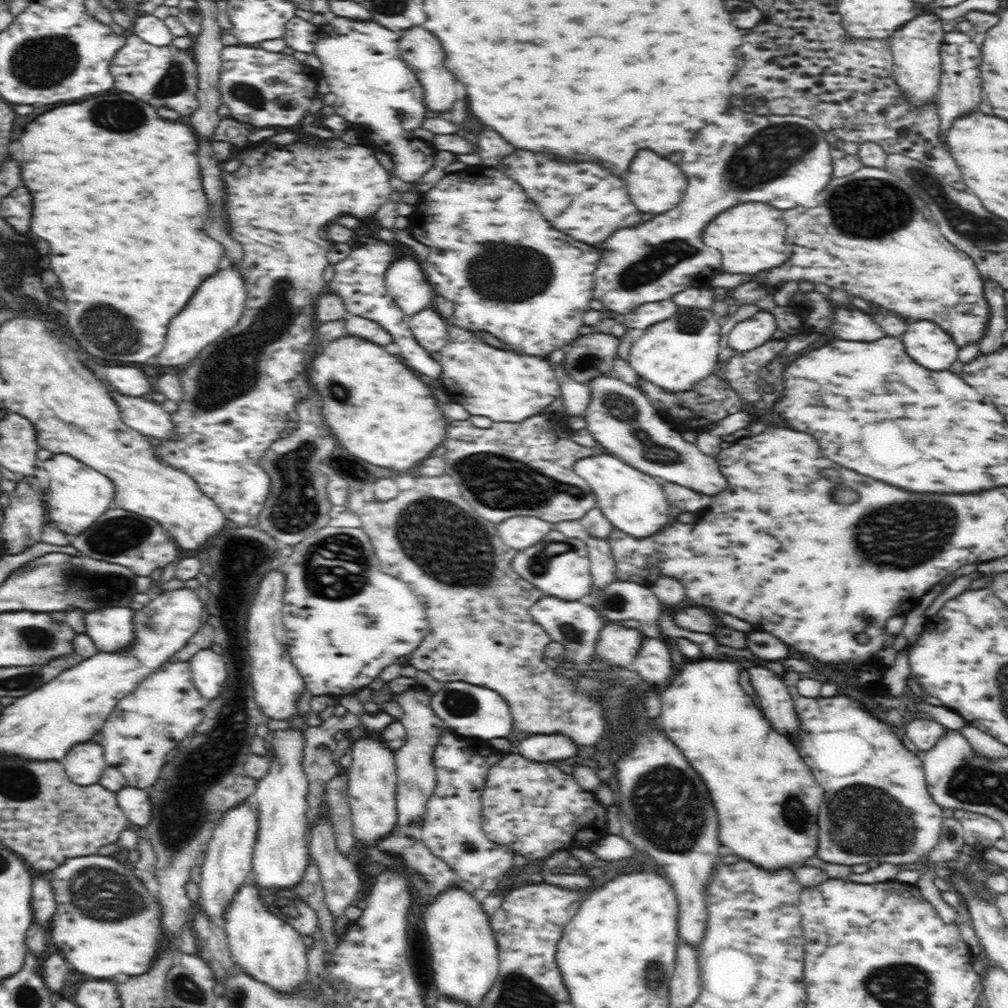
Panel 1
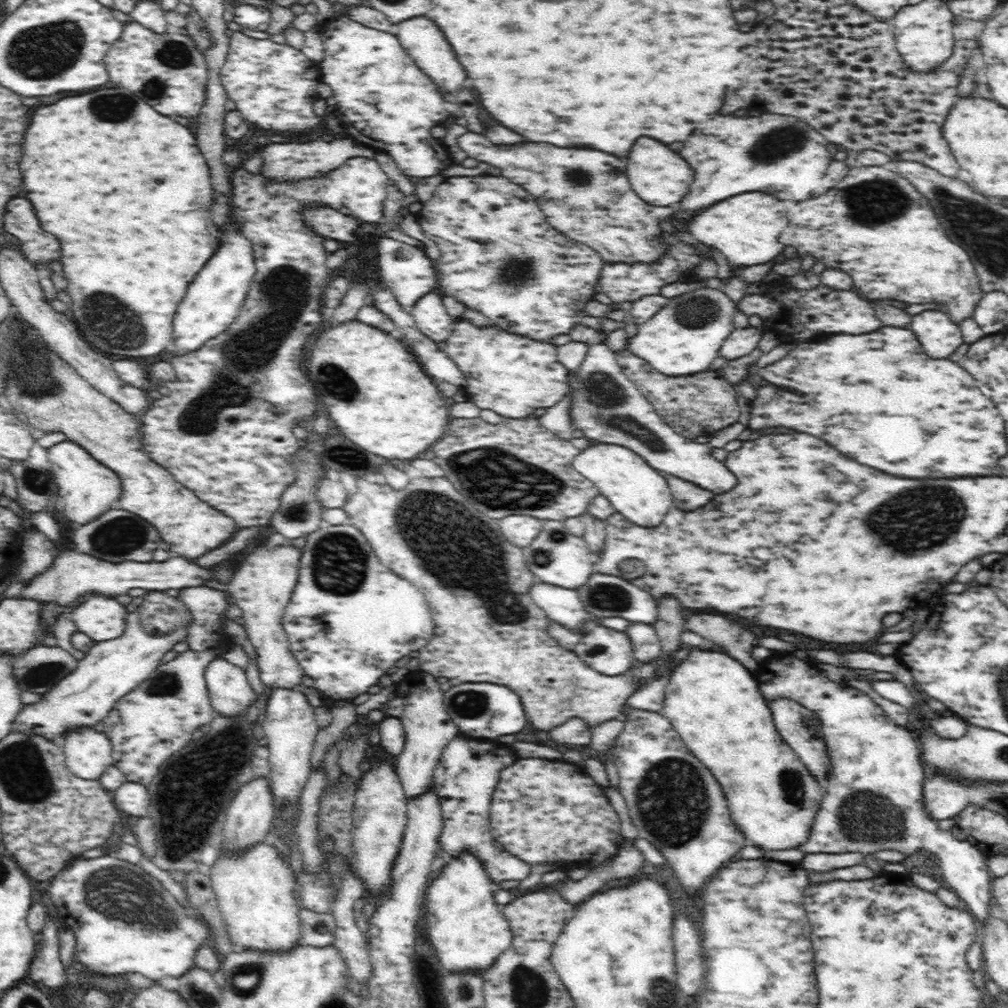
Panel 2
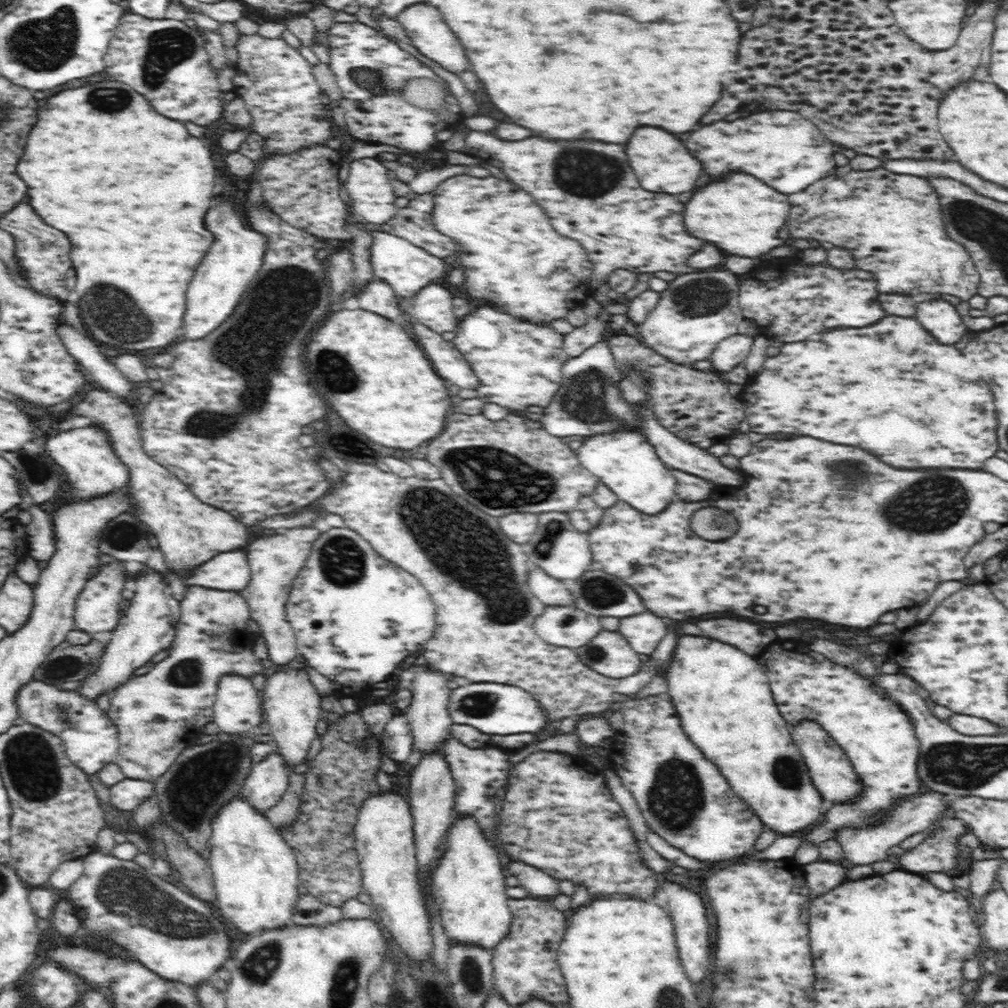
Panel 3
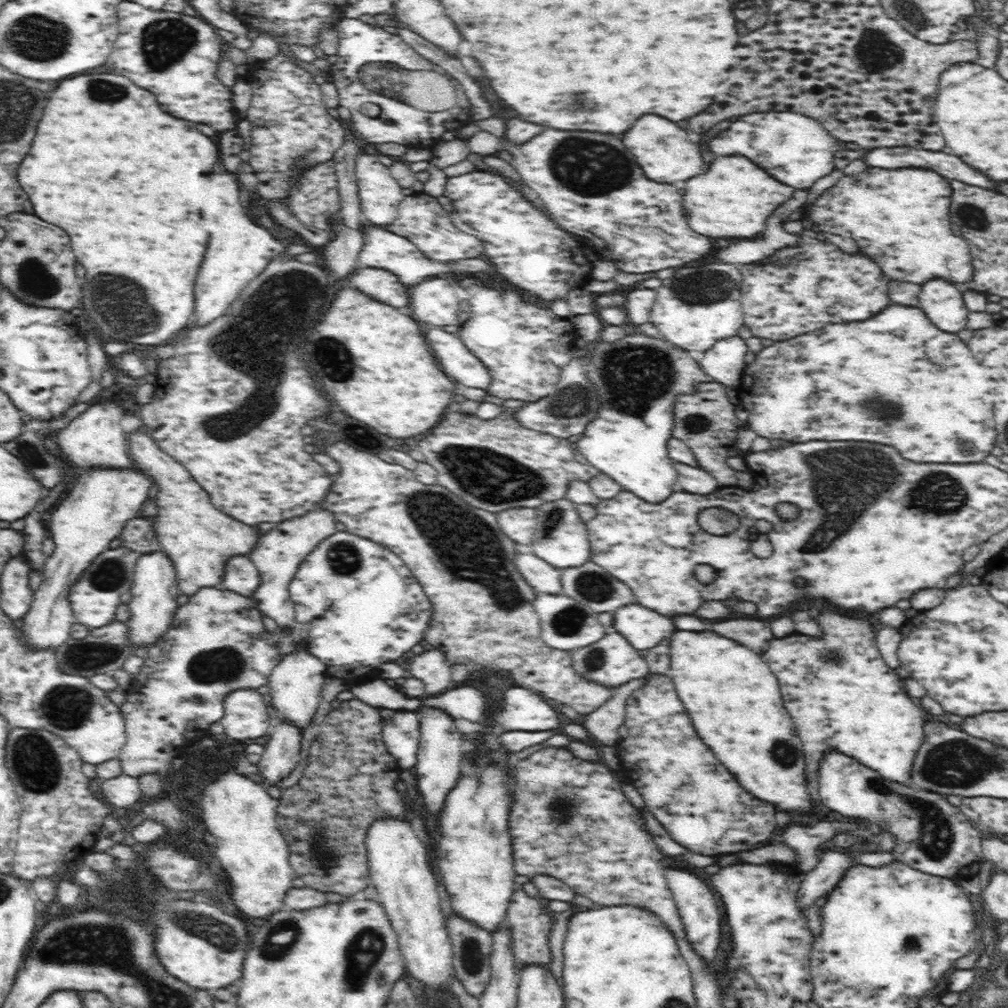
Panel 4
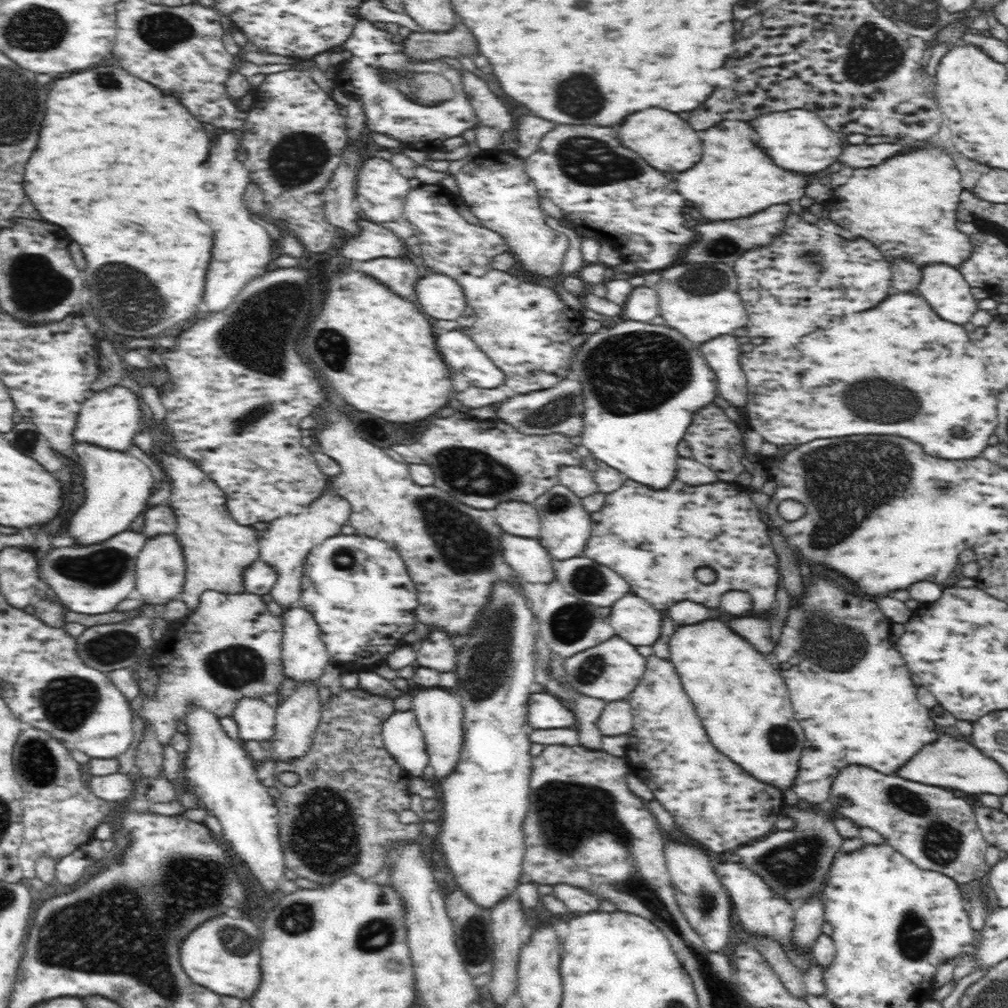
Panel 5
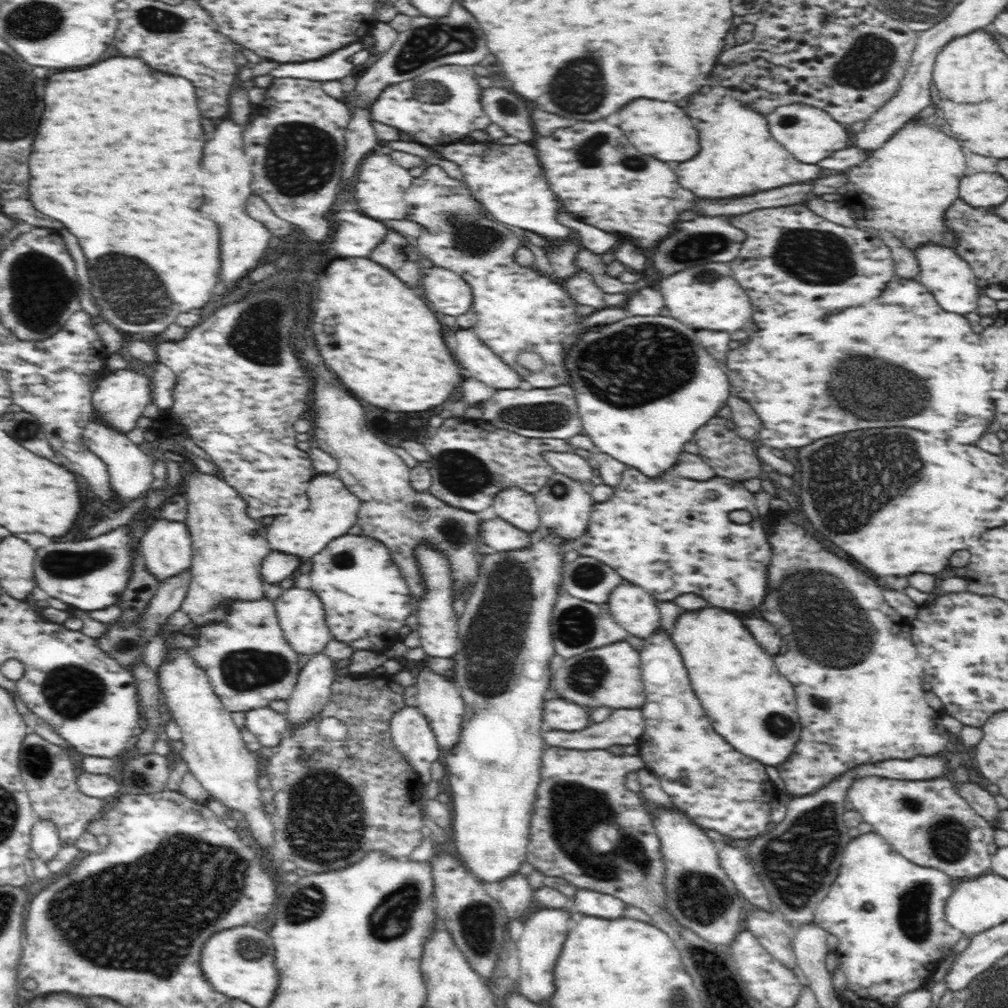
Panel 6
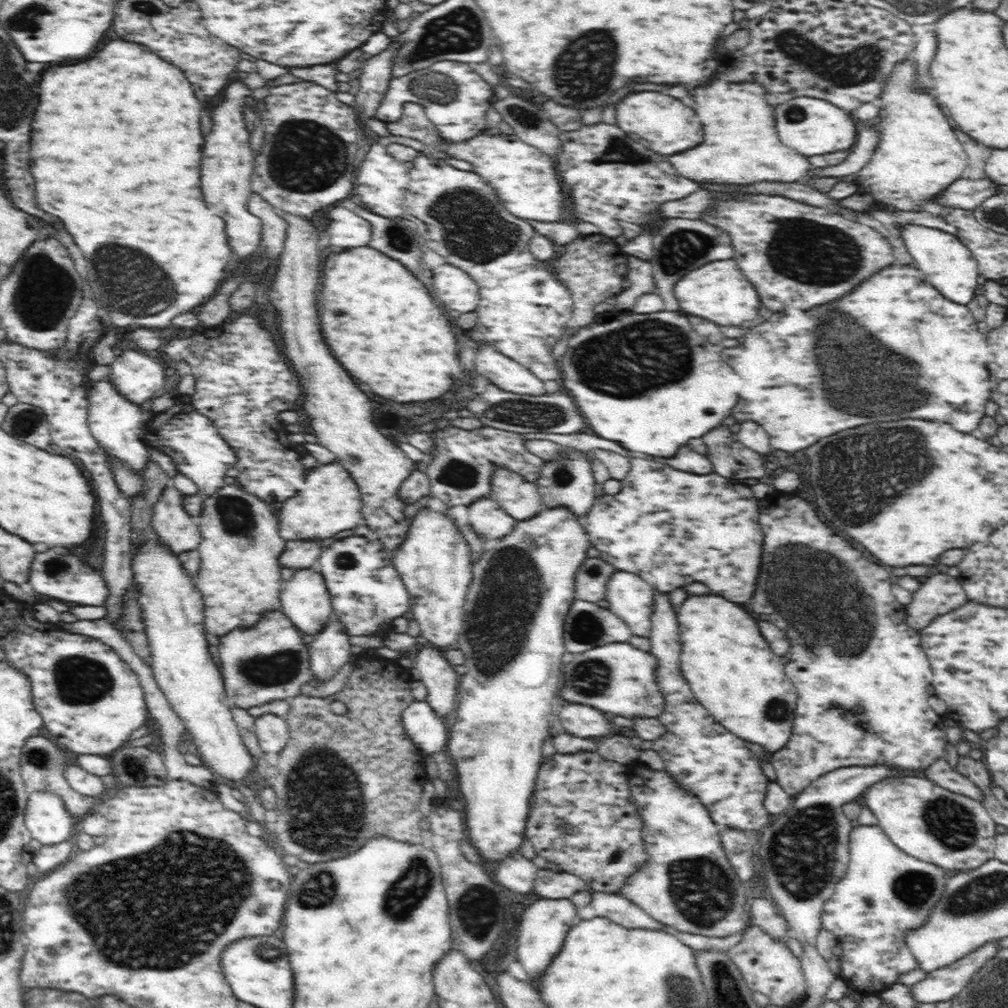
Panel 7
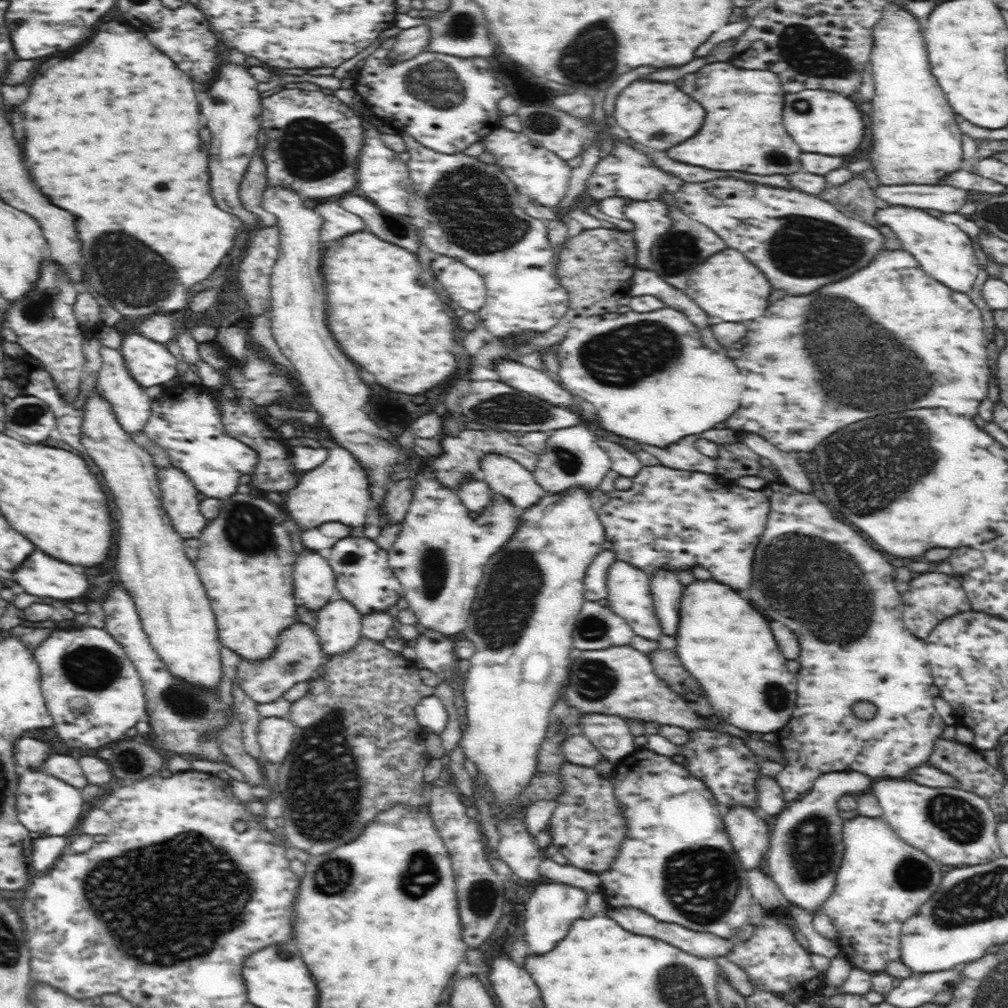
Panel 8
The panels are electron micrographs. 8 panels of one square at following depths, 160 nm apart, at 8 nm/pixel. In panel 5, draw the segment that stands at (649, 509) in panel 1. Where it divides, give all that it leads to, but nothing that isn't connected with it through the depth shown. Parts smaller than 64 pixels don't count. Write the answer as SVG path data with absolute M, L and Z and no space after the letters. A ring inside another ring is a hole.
M618 319L618 323L613 327L603 326L596 334L590 334L588 340L578 348L578 354L574 354L574 366L572 366L572 372L574 372L574 374L572 374L572 372L568 374L568 378L578 380L578 382L582 382L582 386L586 386L586 390L584 390L584 394L586 394L585 409L582 413L583 431L580 434L582 437L581 445L588 448L596 459L610 466L615 472L626 476L627 479L646 485L646 488L656 488L656 490L668 488L670 482L672 482L674 476L676 476L674 470L678 470L677 460L679 457L676 446L678 446L678 442L684 439L686 428L688 428L692 420L692 414L698 412L700 408L708 406L708 404L713 402L714 398L716 398L716 394L719 394L715 375L709 368L708 361L704 359L704 355L702 355L702 351L700 351L699 347L696 344L691 344L680 332L674 329L666 330L666 328L667 326L644 324L643 322L628 319ZM596 342L606 342L606 344L600 344L600 346L606 346L606 348L600 350L600 354L594 352Z

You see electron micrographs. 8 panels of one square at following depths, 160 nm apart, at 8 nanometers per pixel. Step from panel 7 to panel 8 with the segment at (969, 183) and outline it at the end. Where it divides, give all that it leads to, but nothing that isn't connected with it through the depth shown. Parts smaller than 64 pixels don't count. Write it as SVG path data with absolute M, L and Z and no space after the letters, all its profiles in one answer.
M871 185L869 189L875 196L889 205L902 205L905 207L914 207L924 210L940 210L940 212L958 212L961 206L968 200L973 199L968 191L962 188L954 188L953 186L936 185L892 185L892 186L876 186Z

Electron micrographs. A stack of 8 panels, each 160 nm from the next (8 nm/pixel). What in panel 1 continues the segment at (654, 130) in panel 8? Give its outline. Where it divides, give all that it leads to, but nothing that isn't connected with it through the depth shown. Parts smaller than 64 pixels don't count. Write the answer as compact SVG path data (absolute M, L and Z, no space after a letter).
M642 150L638 158L634 158L634 166L626 172L626 186L632 202L640 212L652 212L652 216L668 213L681 201L686 190L686 178L682 178L682 170L666 158L658 158L658 154L650 154L650 150Z

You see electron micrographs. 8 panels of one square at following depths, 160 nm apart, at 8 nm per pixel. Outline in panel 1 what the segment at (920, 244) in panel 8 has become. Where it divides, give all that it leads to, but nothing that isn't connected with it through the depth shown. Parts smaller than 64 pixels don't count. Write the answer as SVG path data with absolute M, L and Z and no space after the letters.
M914 322L902 336L906 352L928 370L948 370L958 358L958 349L950 335L932 322Z

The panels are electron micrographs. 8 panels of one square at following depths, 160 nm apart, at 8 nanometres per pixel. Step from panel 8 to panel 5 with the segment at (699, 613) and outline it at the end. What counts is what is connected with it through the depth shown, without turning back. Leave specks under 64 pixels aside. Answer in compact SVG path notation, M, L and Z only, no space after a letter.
M722 620L678 626L669 640L670 662L712 744L768 786L792 788L804 748L804 730L796 724L784 680L774 674L764 654L736 636Z

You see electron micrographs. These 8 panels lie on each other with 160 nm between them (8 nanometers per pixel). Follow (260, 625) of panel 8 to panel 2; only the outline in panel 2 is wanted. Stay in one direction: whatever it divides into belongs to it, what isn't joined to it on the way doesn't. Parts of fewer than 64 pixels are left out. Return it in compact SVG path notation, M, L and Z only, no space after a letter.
M54 351L46 354L52 382L56 384L42 396L22 396L14 380L8 380L6 396L24 414L26 424L44 432L62 432L71 444L86 449L99 464L114 471L122 485L121 509L144 518L154 525L162 540L169 544L166 550L175 556L195 560L220 548L237 531L235 521L204 502L193 490L178 482L173 474L154 462L145 453L141 438L140 419L126 412L124 407L92 388L73 368Z

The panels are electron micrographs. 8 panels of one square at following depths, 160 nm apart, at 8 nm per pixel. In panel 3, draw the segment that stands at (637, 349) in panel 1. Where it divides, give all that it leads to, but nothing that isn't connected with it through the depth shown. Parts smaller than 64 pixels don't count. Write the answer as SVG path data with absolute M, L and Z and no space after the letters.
M722 267L698 271L696 273L682 274L668 282L668 288L661 292L660 300L654 310L646 317L646 320L637 325L641 334L640 342L666 357L678 365L686 365L698 360L709 360L717 344L738 332L738 324L743 320L742 309L739 309L739 289L736 284L735 274Z

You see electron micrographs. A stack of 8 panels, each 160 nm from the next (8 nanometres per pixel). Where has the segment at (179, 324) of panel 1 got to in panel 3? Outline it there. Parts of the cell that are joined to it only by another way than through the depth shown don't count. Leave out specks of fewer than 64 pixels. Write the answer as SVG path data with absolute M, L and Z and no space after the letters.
M219 194L216 202L218 204L214 206L214 210L210 210L210 214L204 214L204 228L216 236L214 246L210 246L210 254L206 254L206 258L200 262L186 292L187 304L182 321L186 338L192 340L204 338L230 316L249 284L258 275L266 250L266 238L246 228L242 214L231 197Z

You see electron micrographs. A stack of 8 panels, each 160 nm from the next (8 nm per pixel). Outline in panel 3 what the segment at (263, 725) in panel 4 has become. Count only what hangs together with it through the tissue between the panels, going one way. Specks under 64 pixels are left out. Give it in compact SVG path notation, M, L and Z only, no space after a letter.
M220 675L215 690L213 722L228 734L250 733L263 720L261 697L245 675Z

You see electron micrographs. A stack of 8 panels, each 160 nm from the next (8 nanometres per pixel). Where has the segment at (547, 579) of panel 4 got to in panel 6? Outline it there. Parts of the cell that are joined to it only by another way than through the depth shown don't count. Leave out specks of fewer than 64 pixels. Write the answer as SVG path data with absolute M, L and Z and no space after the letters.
M484 518L482 535L488 546L501 553L526 549L532 545L529 533L516 528L502 518Z

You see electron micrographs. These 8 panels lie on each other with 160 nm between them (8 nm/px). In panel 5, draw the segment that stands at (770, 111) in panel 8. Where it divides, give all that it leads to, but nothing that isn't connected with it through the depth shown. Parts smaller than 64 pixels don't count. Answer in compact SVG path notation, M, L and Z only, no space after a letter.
M722 120L716 126L708 128L702 132L702 160L698 162L698 166L685 170L684 173L678 174L678 188L681 195L688 202L694 202L694 206L700 210L702 218L716 222L716 220L732 220L732 218L742 218L752 216L754 213L768 209L769 206L784 204L790 200L799 200L806 194L806 186L808 184L816 185L816 176L820 174L812 174L814 178L804 176L793 176L790 174L782 174L782 170L774 170L774 166L770 166L770 162L766 162L766 158L762 158L762 154L758 154L758 150L754 150L751 138L750 142L746 142L746 134L750 134L751 126L746 126L746 122L742 120Z

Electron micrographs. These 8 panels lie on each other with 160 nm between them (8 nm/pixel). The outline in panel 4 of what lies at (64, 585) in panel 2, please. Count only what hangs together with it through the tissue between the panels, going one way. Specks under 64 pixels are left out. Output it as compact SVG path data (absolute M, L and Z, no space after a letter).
M247 555L232 556L230 562L223 564L224 578L220 581L220 588L251 597L256 587L259 586L258 569L250 562Z

